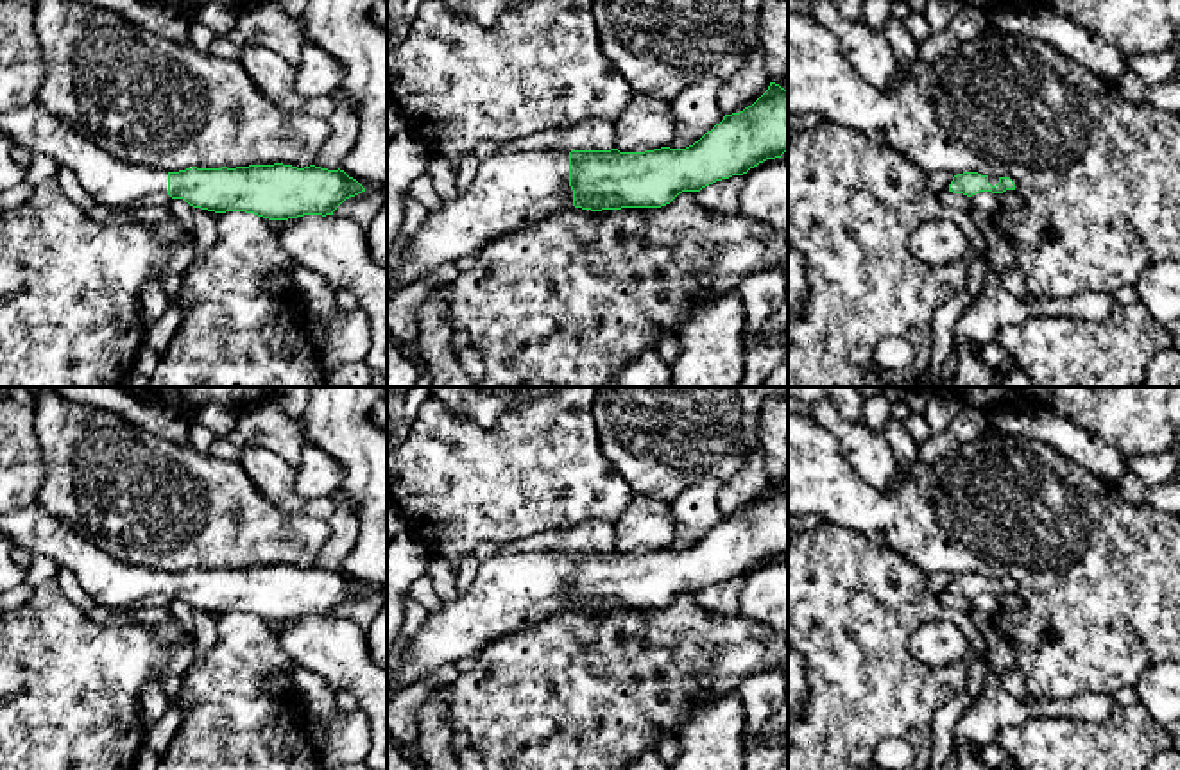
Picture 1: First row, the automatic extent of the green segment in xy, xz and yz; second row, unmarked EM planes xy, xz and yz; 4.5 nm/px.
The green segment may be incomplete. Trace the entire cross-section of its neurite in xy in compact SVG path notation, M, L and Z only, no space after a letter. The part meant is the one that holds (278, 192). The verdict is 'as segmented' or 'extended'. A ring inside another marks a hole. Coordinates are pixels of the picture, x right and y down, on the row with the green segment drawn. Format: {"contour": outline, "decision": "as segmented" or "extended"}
{"contour": "M38 100L0 113L0 129L13 143L72 168L88 195L106 206L165 193L215 213L245 211L269 220L288 220L333 215L346 199L365 192L344 170L315 165L192 167L179 172L140 167L104 152Z", "decision": "extended"}

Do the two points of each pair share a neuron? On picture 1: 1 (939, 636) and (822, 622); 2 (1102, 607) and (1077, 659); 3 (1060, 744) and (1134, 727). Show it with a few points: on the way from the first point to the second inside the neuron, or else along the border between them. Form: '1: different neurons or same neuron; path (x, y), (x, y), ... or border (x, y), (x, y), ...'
1: different neurons; border (955, 624), (924, 622), (908, 640), (910, 656)
2: same neuron; path (1094, 620), (1077, 640), (1077, 647)
3: same neuron; path (1078, 744), (1116, 744)

